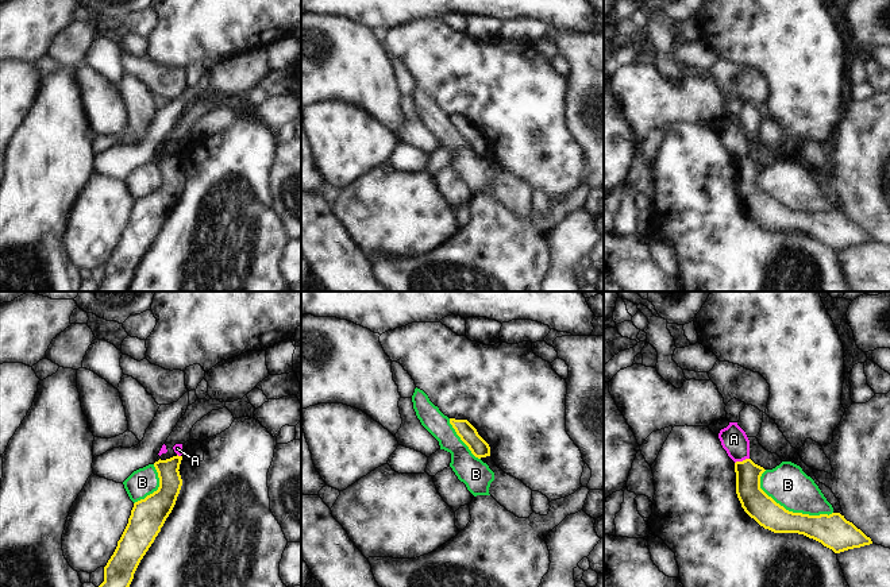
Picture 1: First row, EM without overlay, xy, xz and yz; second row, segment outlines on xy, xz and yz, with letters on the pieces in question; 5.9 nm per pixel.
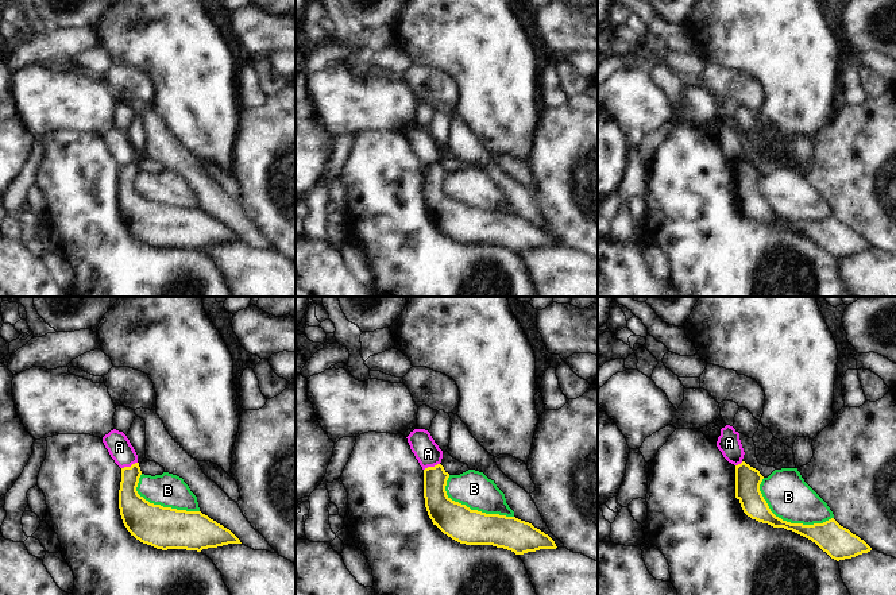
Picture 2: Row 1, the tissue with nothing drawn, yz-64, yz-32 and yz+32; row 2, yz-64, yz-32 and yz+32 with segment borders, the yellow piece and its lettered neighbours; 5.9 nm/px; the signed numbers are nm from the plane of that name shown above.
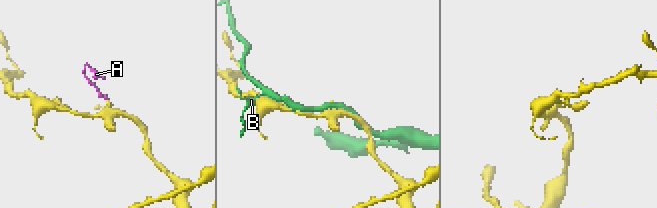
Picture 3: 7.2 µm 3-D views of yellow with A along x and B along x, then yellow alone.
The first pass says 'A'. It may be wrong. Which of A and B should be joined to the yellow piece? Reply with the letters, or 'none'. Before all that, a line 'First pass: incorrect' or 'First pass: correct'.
First pass: incorrect
none

